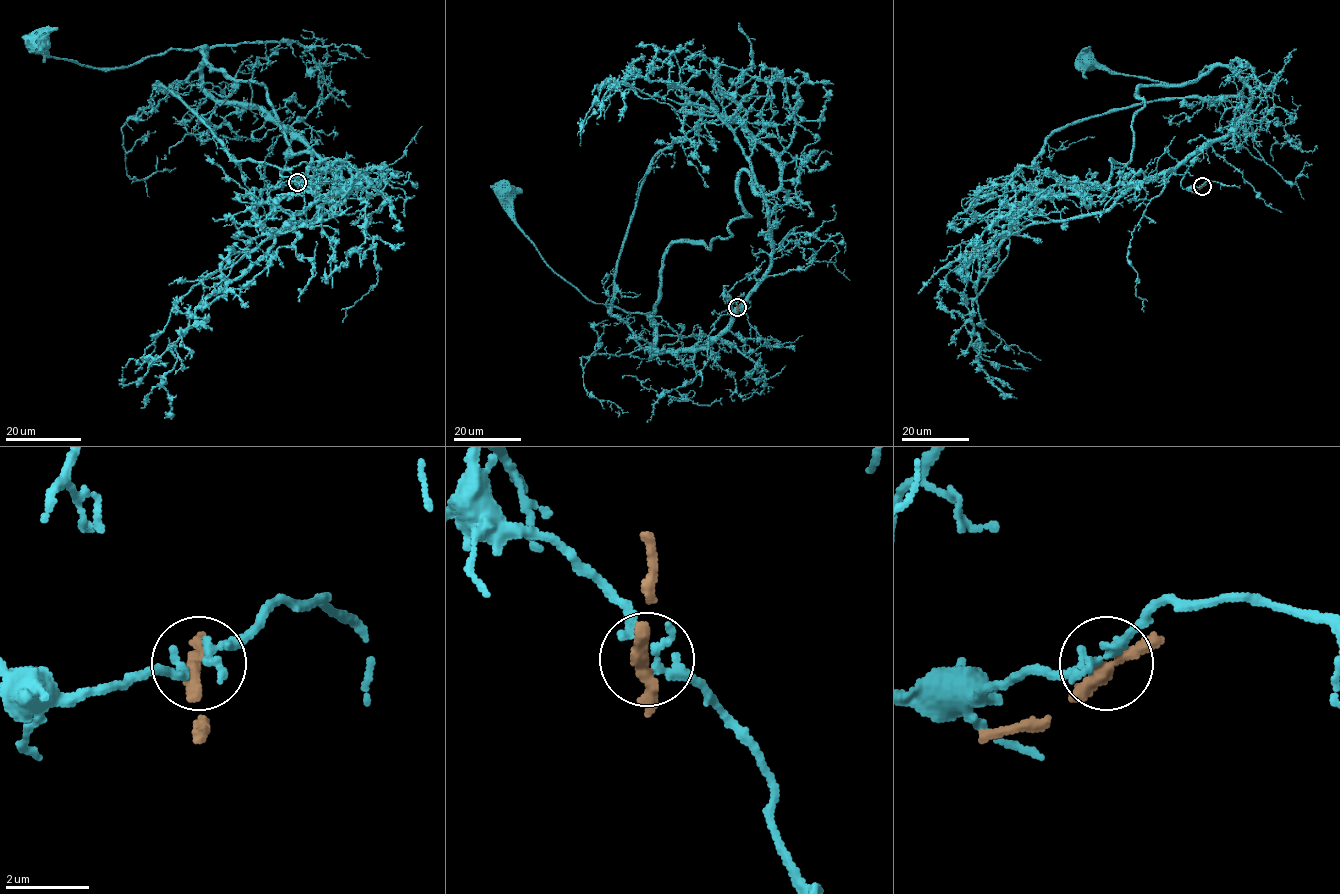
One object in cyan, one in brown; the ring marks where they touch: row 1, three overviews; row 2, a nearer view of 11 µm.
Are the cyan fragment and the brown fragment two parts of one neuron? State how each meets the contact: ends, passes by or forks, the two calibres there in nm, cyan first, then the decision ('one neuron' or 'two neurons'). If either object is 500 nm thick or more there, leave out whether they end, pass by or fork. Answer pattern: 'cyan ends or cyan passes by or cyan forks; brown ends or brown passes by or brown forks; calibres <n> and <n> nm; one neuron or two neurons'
cyan forks; brown ends; calibres 170 and 440 nm; two neurons

